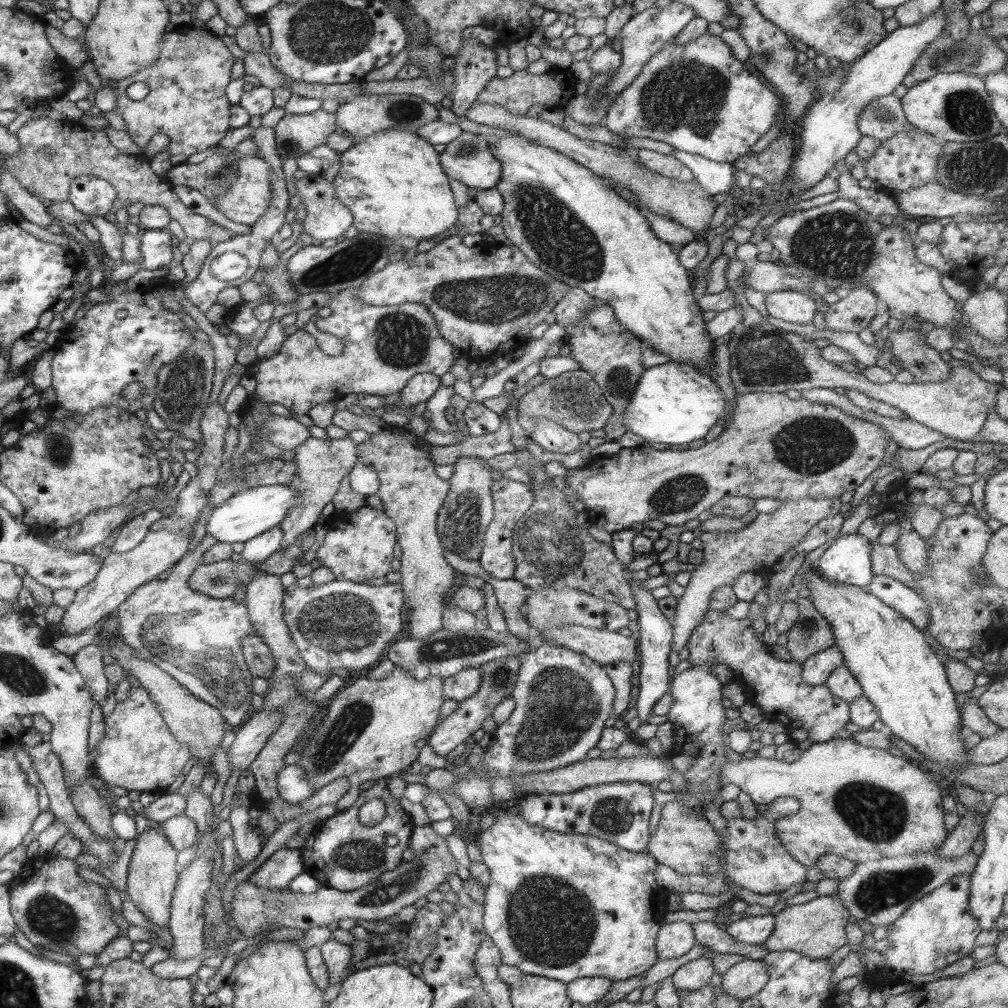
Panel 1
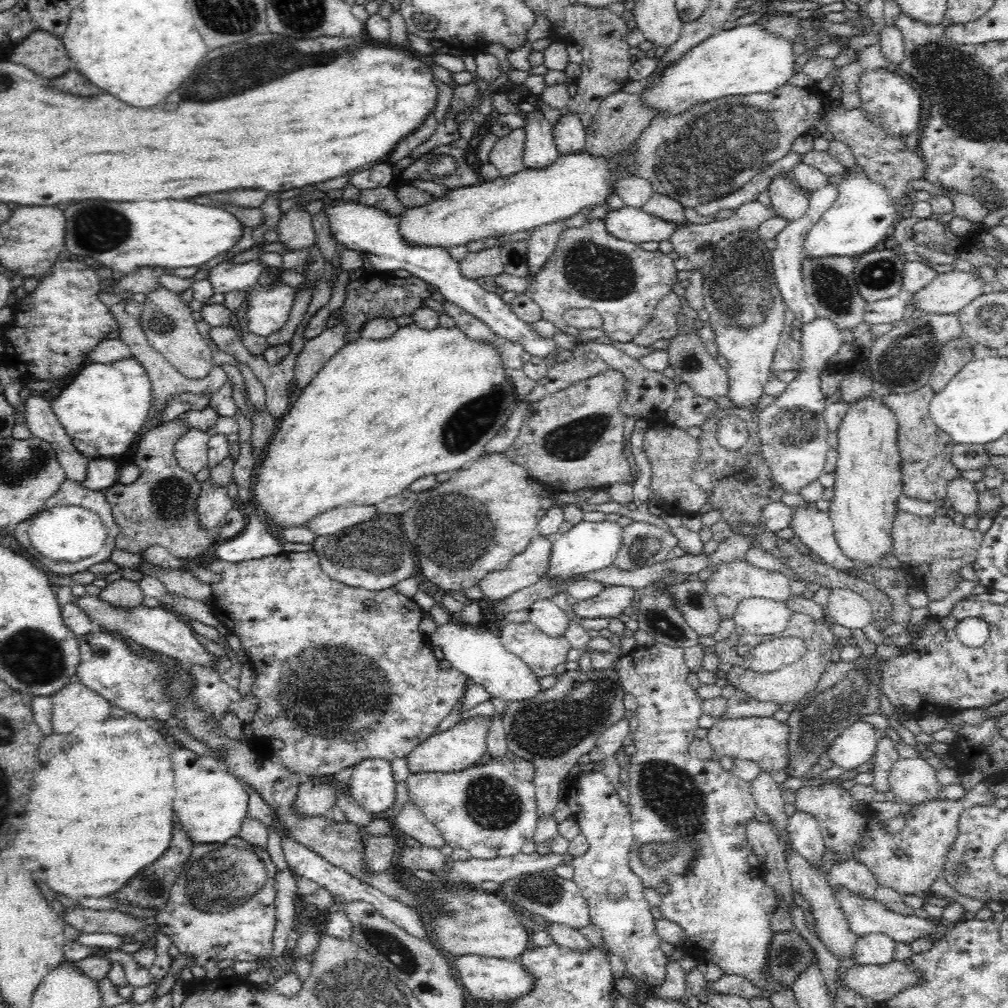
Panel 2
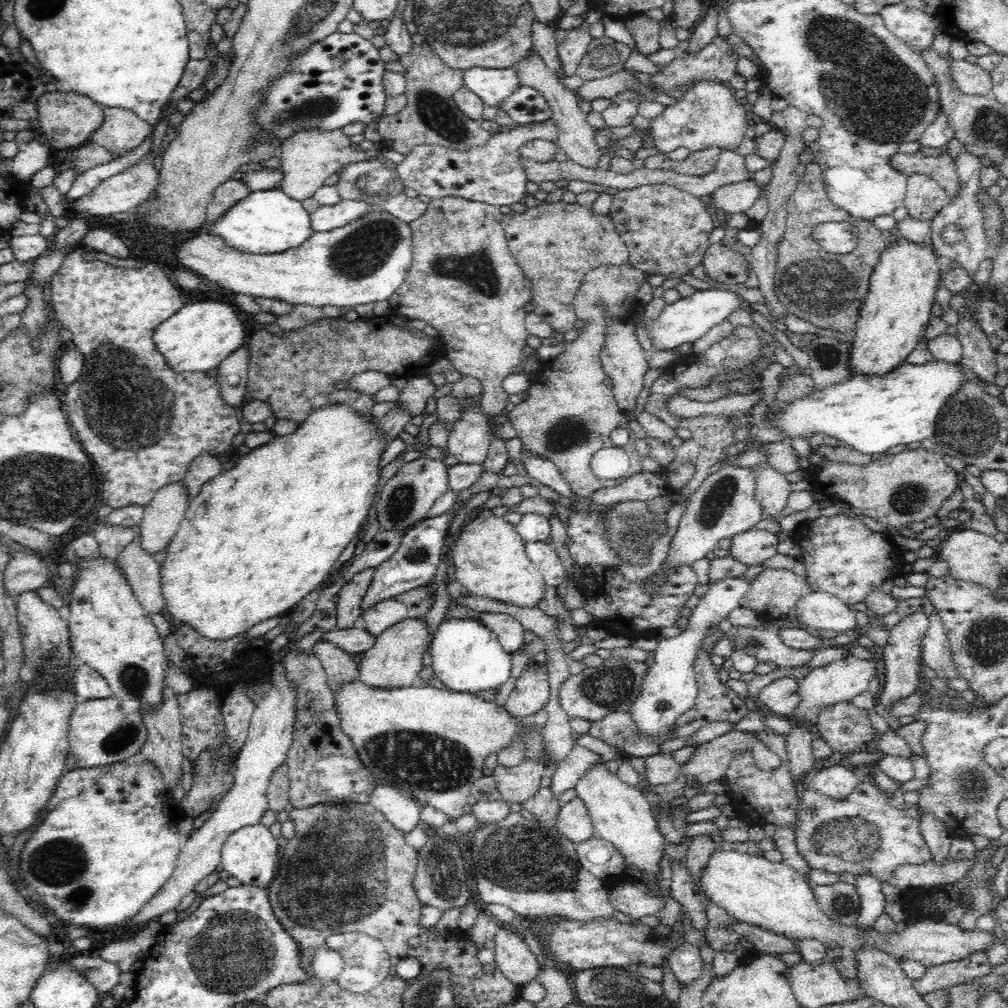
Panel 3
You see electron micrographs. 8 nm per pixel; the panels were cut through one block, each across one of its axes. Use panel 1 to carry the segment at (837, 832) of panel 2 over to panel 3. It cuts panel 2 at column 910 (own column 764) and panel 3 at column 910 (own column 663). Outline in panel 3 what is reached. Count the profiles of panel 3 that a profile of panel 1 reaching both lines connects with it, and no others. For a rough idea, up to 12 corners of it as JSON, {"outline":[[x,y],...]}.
{"outline":[[874,780],[810,788],[796,852],[810,870],[888,884],[932,862],[920,808]]}

